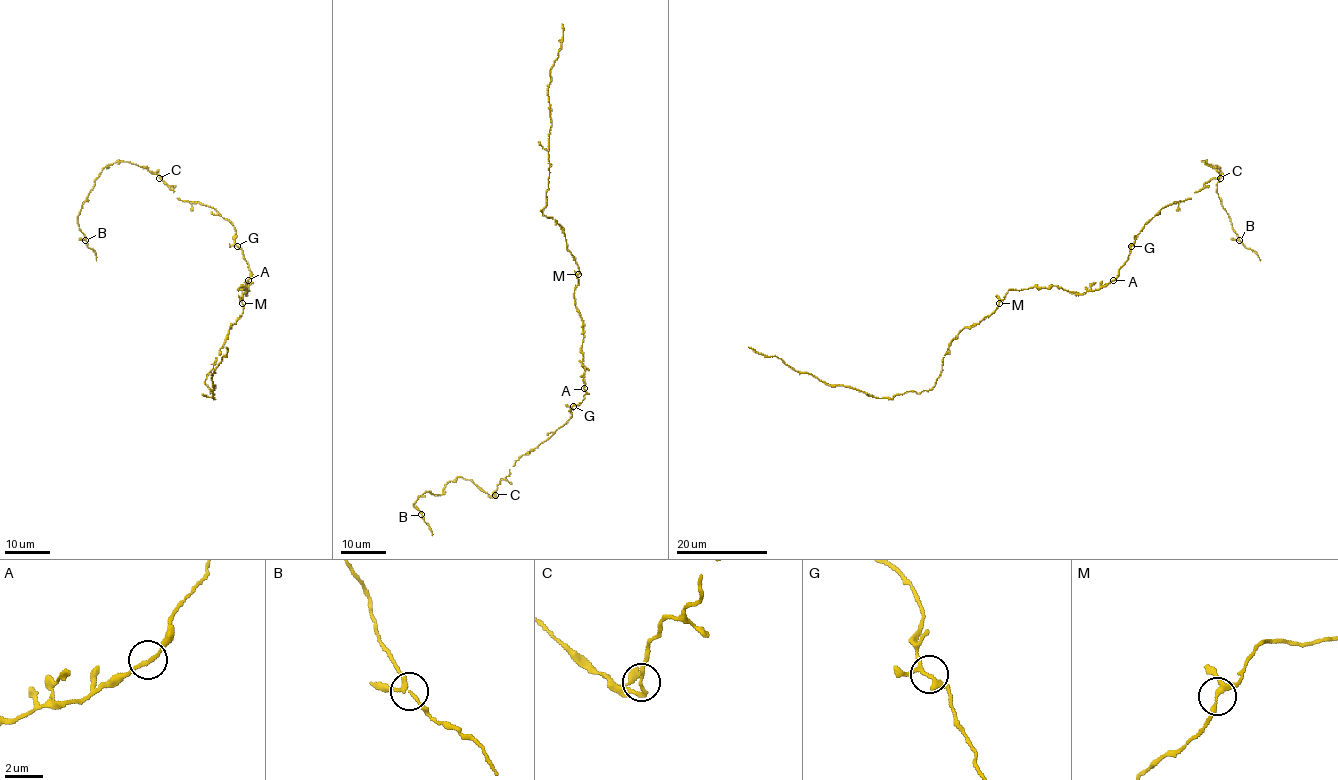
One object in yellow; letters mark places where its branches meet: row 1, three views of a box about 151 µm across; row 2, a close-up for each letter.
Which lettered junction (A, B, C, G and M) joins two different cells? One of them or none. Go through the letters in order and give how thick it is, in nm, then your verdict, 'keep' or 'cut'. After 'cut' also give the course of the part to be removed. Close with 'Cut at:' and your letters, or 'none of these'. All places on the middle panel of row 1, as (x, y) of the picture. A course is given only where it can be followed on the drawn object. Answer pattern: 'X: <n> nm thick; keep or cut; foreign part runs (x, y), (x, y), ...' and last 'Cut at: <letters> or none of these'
A: 180 nm thick; keep
B: 150 nm thick; keep
C: 180 nm thick; keep
G: 180 nm thick; keep
M: 200 nm thick; keep
Cut at: none of these

